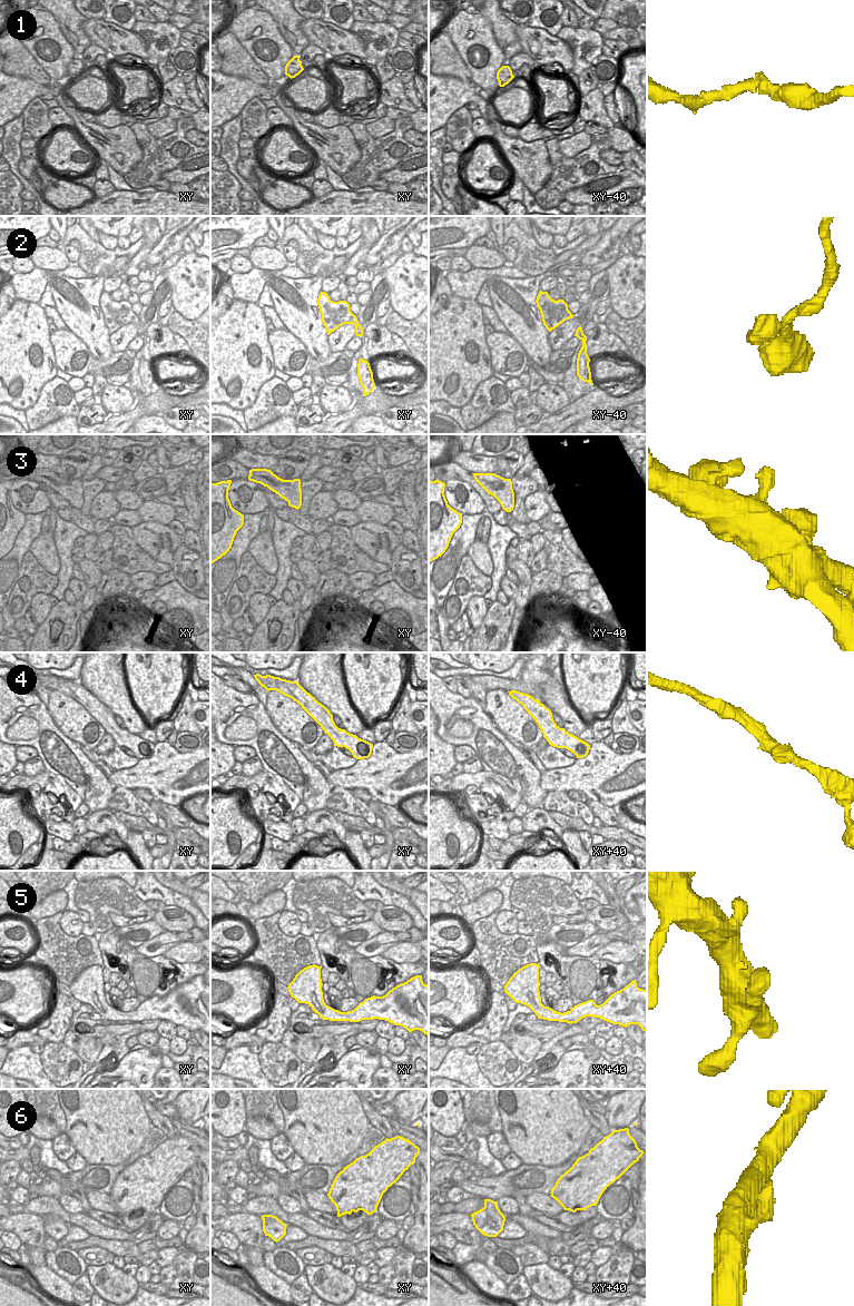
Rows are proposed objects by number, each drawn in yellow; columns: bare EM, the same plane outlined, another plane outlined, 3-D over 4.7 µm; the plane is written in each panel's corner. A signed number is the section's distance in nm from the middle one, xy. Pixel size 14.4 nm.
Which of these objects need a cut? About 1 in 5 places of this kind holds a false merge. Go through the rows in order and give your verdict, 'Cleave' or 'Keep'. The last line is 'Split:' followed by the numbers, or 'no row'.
1: Keep
2: Keep
3: Keep
4: Keep
5: Keep
6: Keep
Split: no row.

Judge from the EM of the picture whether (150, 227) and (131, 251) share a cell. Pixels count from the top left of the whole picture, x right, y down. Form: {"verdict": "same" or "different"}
{"verdict": "different"}

